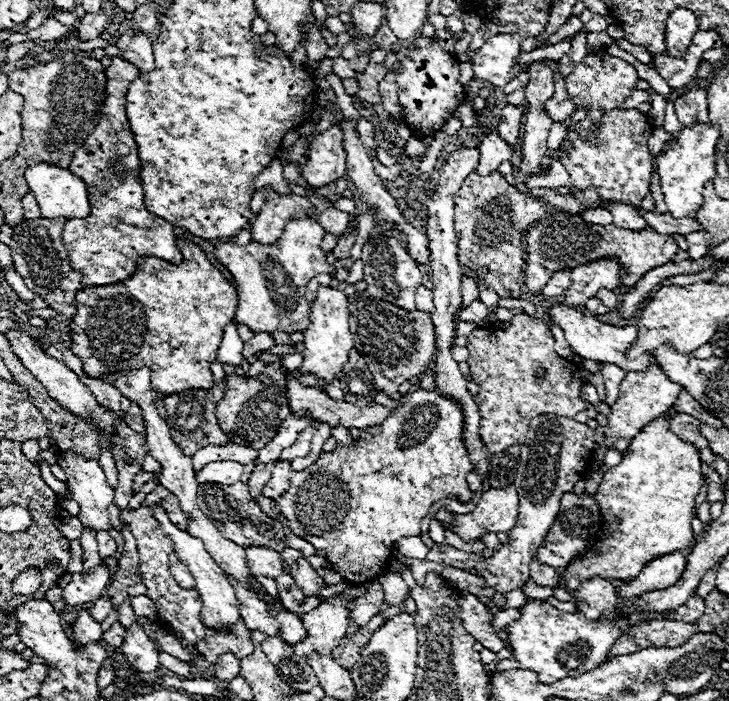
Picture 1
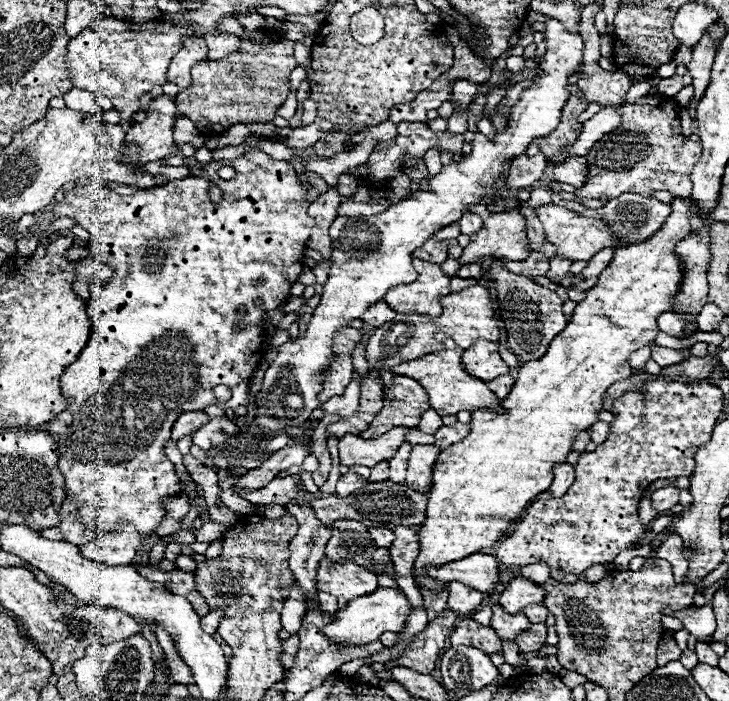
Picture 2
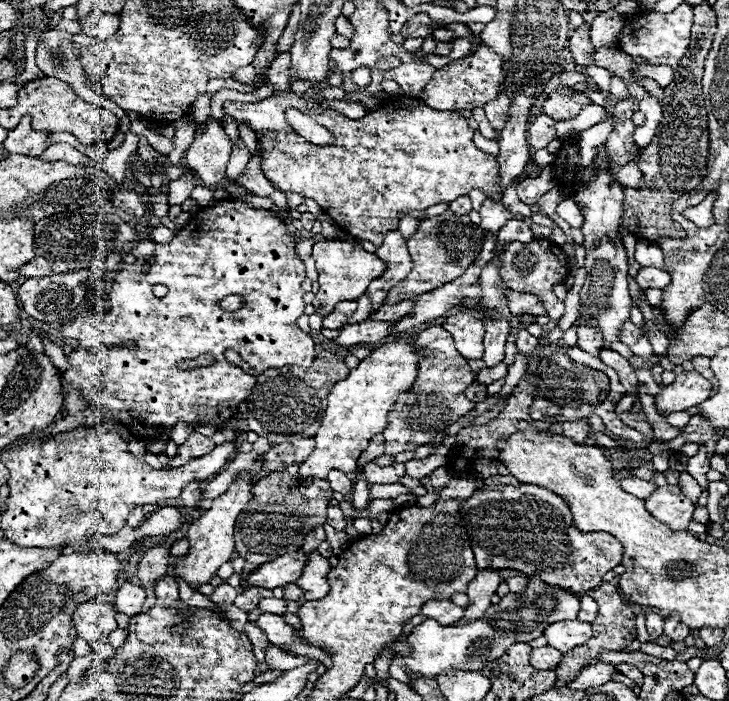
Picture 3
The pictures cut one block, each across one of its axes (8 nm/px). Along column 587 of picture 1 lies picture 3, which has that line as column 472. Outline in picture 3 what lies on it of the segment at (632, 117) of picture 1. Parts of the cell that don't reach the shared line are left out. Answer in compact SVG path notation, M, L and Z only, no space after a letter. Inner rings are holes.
M292 90L264 98L260 102L230 102L222 104L222 112L234 118L236 124L246 124L256 134L260 144L260 168L264 176L282 192L296 192L302 198L312 198L320 208L334 220L342 230L360 240L370 240L374 246L382 246L384 234L398 228L400 210L426 210L438 202L452 202L458 196L468 196L470 190L480 188L490 198L500 198L498 192L498 162L494 156L482 152L474 146L474 130L468 126L458 112L434 110L414 98L396 98L380 110L368 112L360 120L350 120L340 112L326 108L320 114L308 108L304 96L294 94ZM286 108L298 108L308 112L318 124L326 126L334 134L334 144L320 148L304 140L284 118Z

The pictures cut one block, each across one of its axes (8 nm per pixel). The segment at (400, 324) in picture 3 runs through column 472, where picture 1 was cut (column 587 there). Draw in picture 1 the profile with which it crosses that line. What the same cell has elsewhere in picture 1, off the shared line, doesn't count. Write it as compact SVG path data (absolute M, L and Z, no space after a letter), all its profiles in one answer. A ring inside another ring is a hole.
M600 258L588 264L580 264L572 270L572 286L564 294L564 300L572 306L586 304L588 298L596 296L600 288L616 288L618 286L618 270L620 264L614 258Z

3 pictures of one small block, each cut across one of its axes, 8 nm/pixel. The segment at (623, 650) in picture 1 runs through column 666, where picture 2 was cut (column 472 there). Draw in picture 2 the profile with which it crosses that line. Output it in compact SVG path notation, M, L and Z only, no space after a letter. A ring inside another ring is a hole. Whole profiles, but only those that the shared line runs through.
M462 620L456 624L454 632L450 634L452 646L472 646L486 654L494 654L502 650L502 642L498 640L498 634L490 626L482 626L474 620Z

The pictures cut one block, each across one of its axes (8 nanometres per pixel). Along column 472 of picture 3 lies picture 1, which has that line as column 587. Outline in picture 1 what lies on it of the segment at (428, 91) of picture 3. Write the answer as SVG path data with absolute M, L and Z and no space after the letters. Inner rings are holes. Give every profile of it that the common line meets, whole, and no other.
M606 50L590 52L568 76L566 80L566 90L570 100L576 106L584 106L588 110L600 110L600 112L610 112L614 108L620 108L620 104L632 94L638 82L638 72L632 64L628 64L622 58L610 56Z

